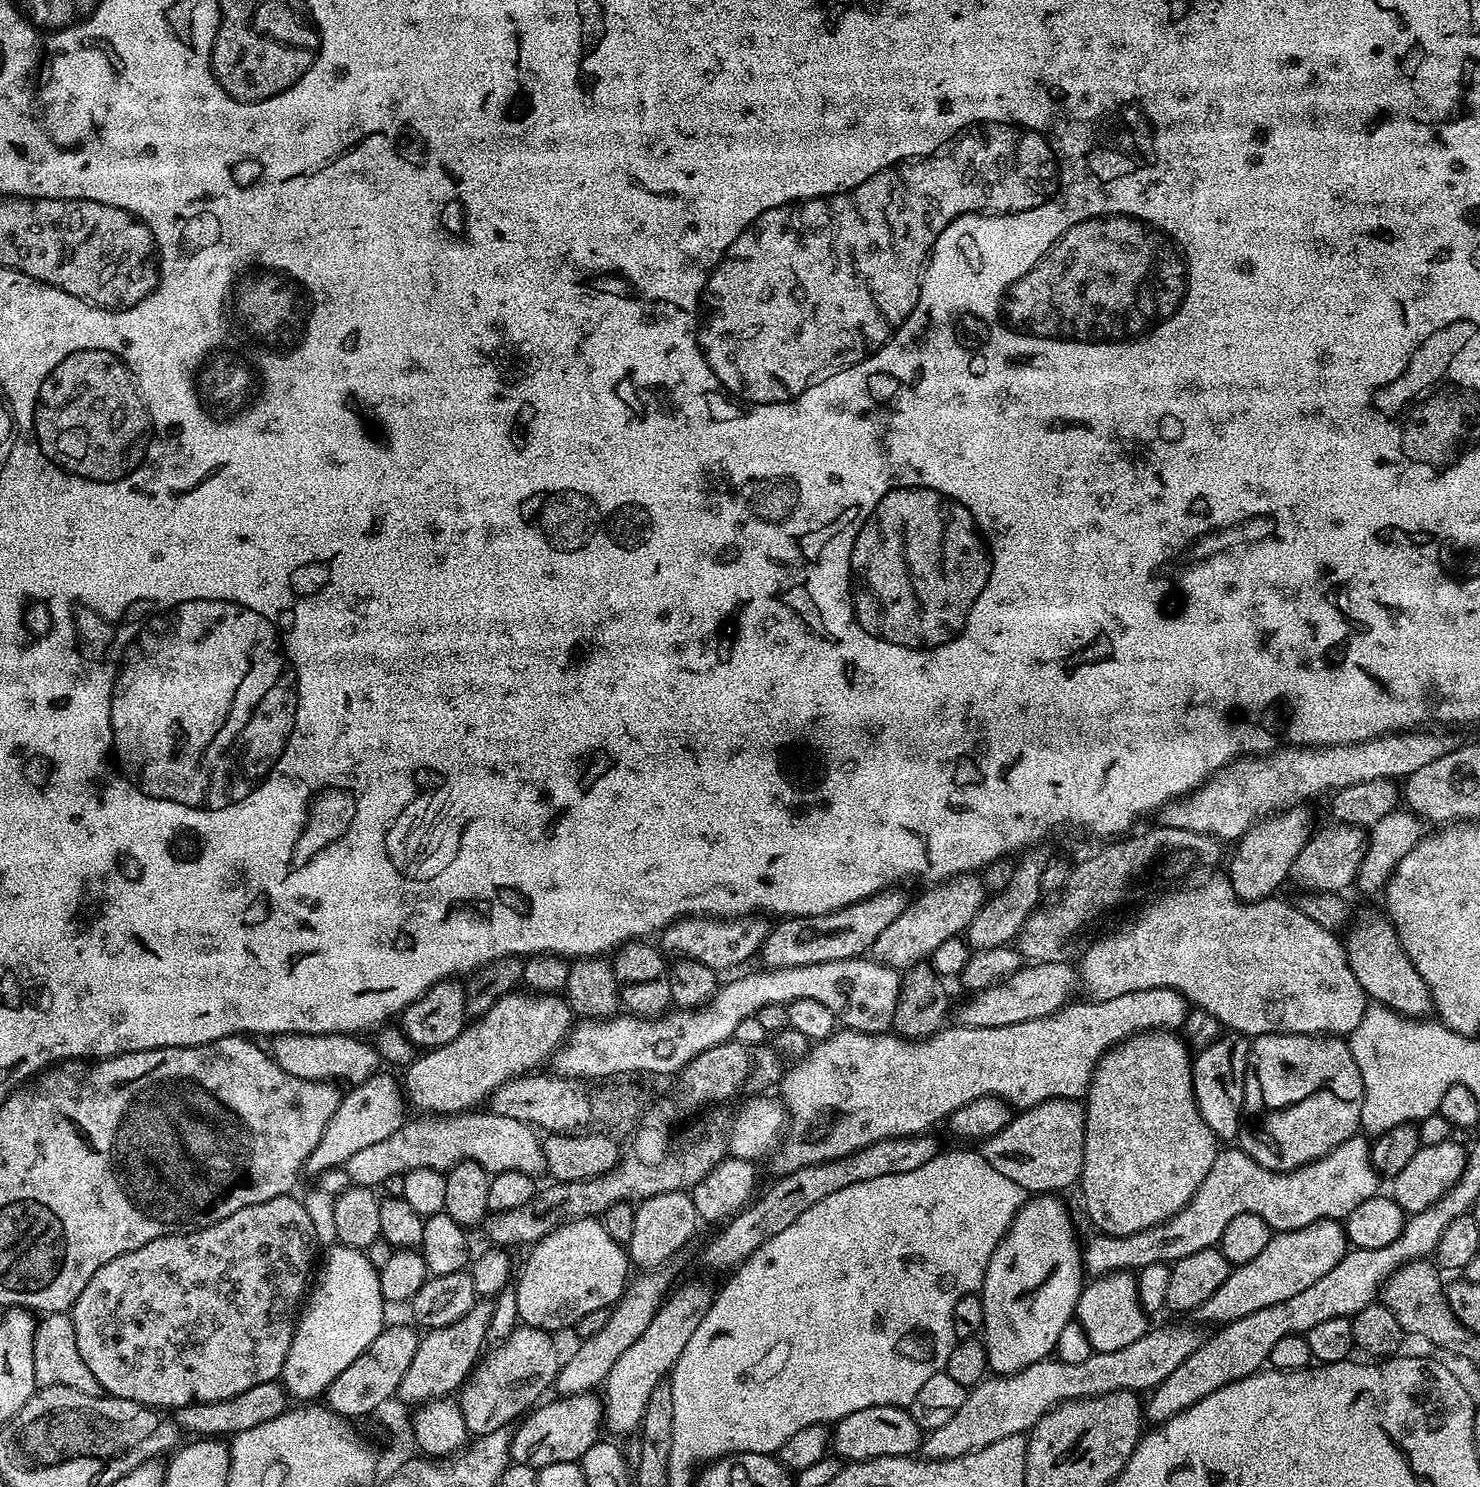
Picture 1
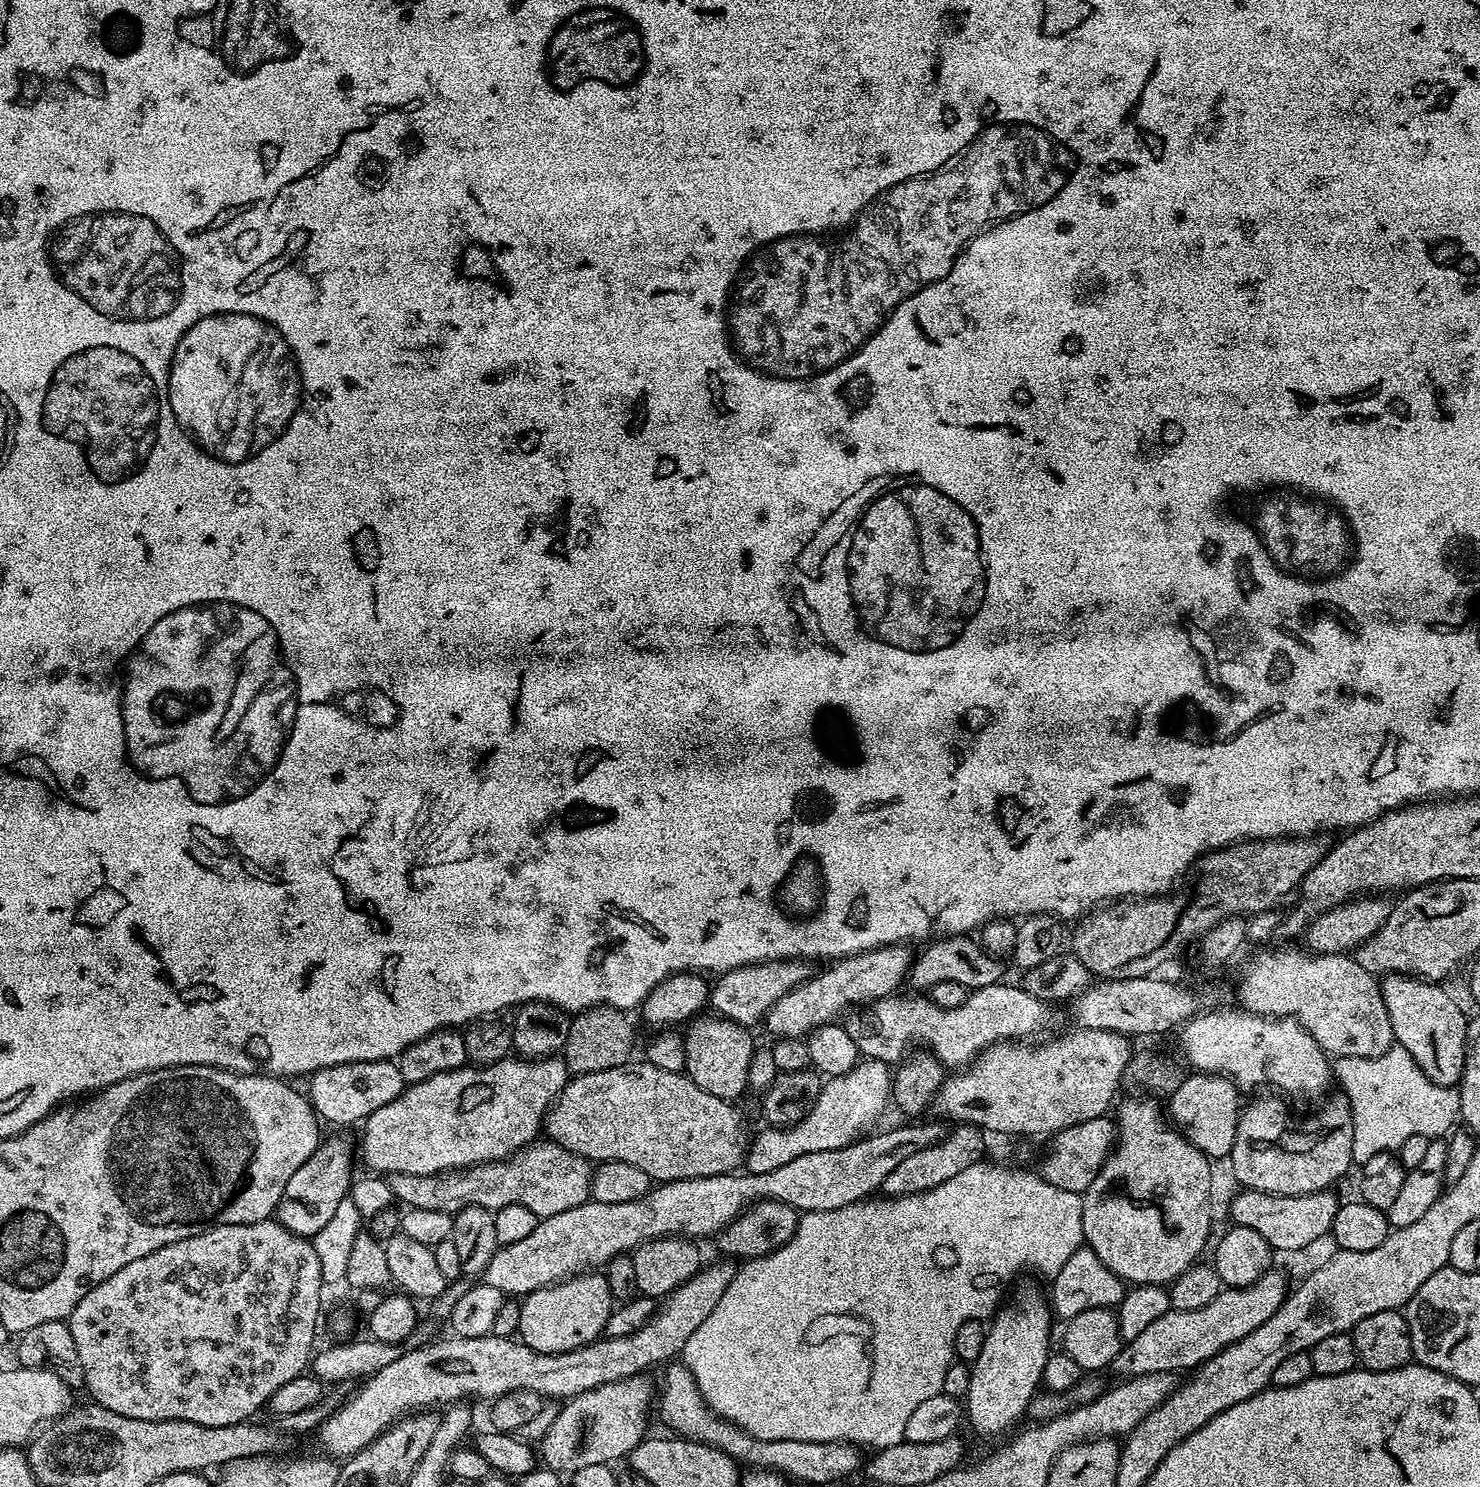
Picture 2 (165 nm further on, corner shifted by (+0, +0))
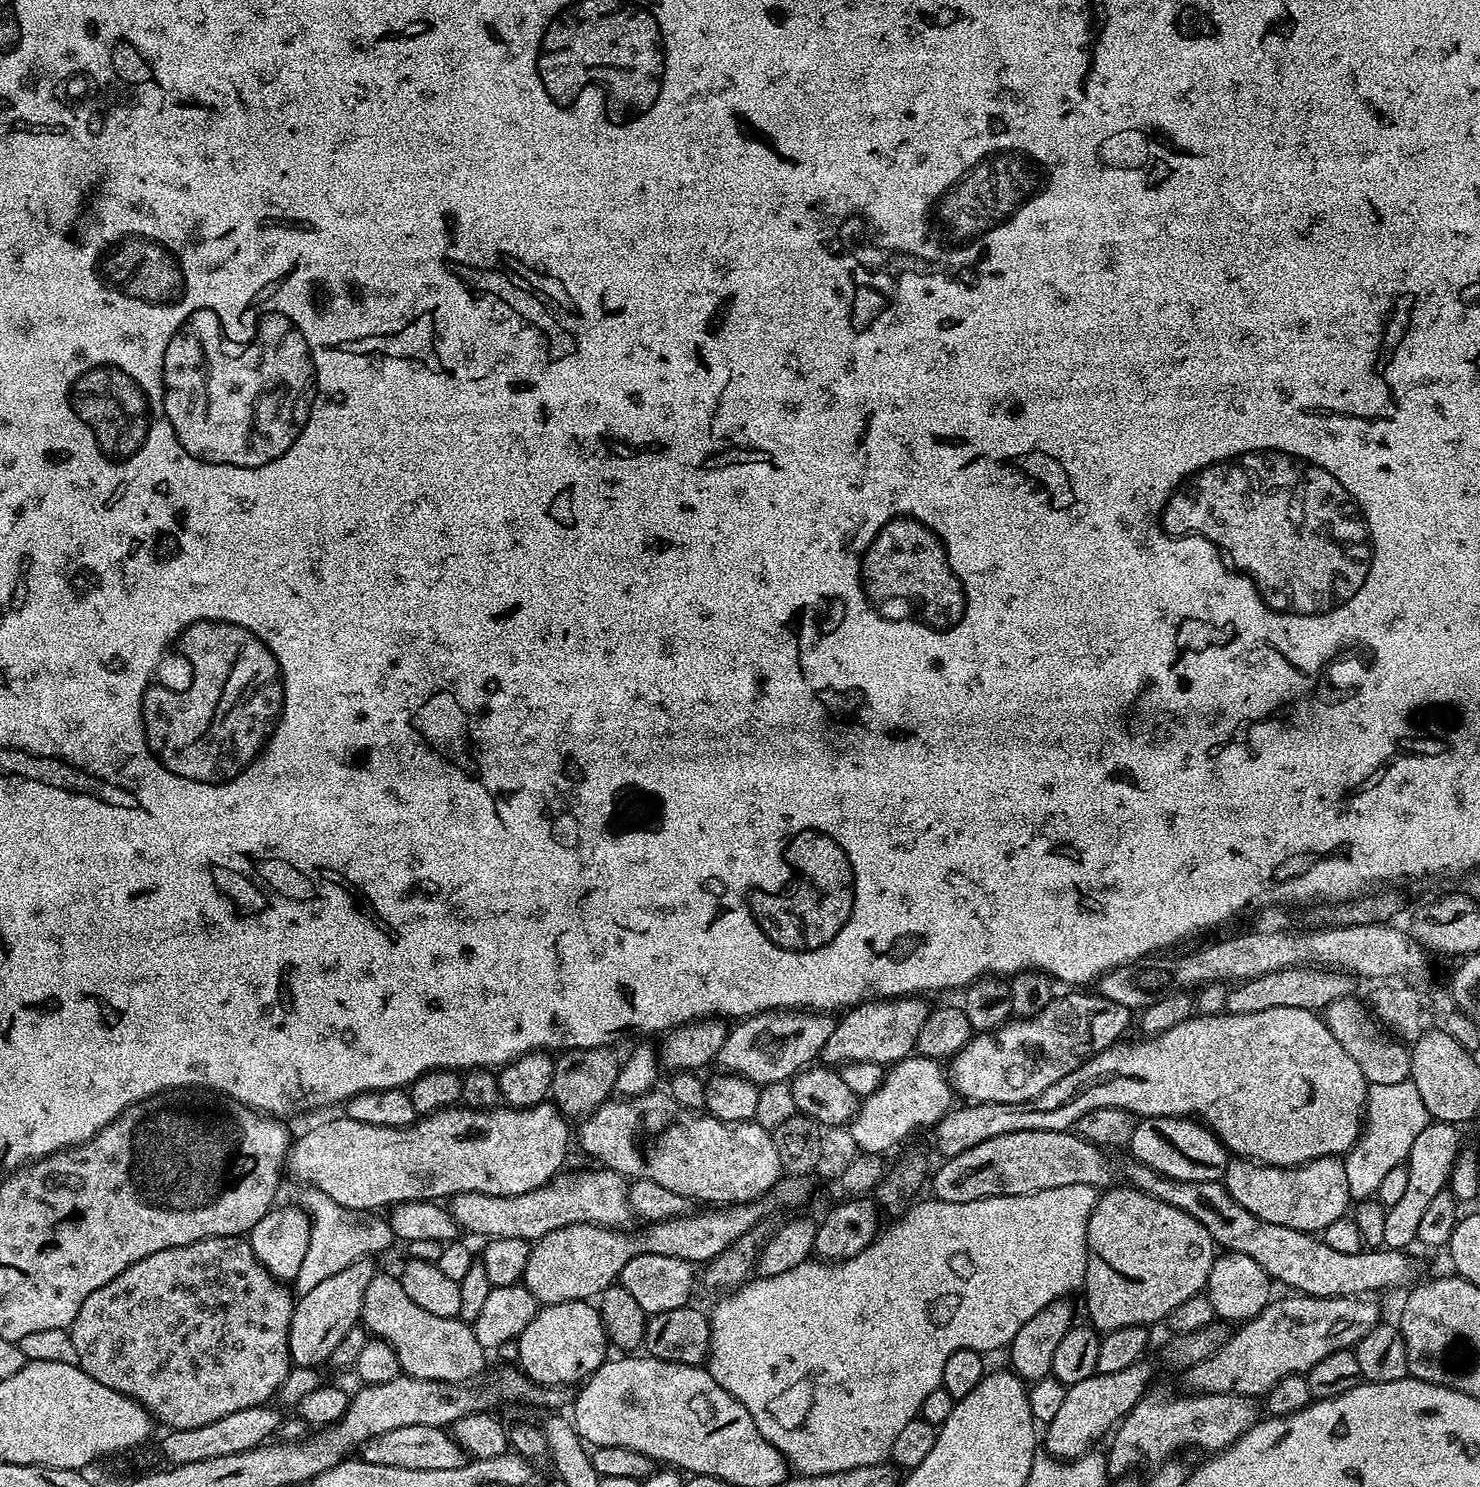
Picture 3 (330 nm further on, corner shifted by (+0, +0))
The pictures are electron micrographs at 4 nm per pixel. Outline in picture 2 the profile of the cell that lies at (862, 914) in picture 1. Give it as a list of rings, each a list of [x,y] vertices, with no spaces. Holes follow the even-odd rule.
[[[762,960],[758,964],[747,964],[723,973],[717,984],[710,988],[710,1008],[715,1015],[723,1016],[736,1024],[753,1026],[760,1024],[786,993],[794,990],[813,975],[811,963],[799,960]]]

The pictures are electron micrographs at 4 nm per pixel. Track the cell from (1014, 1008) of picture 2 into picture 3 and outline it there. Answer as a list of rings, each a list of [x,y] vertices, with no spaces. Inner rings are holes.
[[[1072,990],[1069,996],[1057,995],[1050,1002],[1050,1006],[1046,1006],[1046,1010],[1042,1010],[1042,1014],[1037,1016],[1029,1016],[1027,1018],[1013,1018],[1008,1021],[1007,1024],[1003,1024],[1001,1028],[996,1029],[994,1032],[981,1032],[973,1035],[972,1041],[966,1045],[965,1048],[958,1053],[957,1056],[951,1057],[950,1065],[952,1064],[952,1070],[950,1068],[950,1081],[953,1089],[959,1095],[966,1096],[966,1100],[970,1102],[979,1102],[982,1104],[1015,1104],[1017,1106],[1035,1101],[1039,1098],[1045,1090],[1050,1086],[1054,1086],[1060,1080],[1066,1078],[1066,1074],[1070,1074],[1074,1070],[1078,1070],[1078,1066],[1082,1066],[1092,1056],[1097,1056],[1102,1050],[1106,1050],[1111,1044],[1117,1043],[1121,1039],[1120,1036],[1128,1028],[1128,1023],[1133,1023],[1134,1012],[1133,1009],[1126,1006],[1120,1006],[1117,1002],[1112,1002],[1108,998],[1104,998],[1099,994],[1092,994],[1087,996],[1087,991],[1084,990]]]

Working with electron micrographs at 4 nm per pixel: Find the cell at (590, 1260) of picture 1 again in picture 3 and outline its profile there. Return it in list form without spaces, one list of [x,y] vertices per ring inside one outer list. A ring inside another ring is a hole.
[[[586,1300],[543,1305],[530,1326],[522,1330],[517,1344],[519,1371],[549,1388],[579,1385],[604,1365],[610,1352],[599,1307]]]

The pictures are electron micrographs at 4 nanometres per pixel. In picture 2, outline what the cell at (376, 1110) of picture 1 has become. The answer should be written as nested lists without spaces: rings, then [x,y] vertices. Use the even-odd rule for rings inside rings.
[[[325,1139],[317,1148],[316,1153],[298,1170],[294,1170],[290,1182],[286,1182],[286,1190],[282,1190],[282,1198],[278,1202],[274,1218],[286,1230],[299,1236],[315,1238],[318,1230],[330,1222],[338,1202],[342,1202],[349,1195],[354,1173],[352,1173],[352,1156],[354,1160],[354,1144],[348,1140]]]

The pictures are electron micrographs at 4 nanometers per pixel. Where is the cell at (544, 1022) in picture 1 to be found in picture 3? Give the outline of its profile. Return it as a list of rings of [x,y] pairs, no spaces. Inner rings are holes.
[[[551,1102],[535,1104],[532,1108],[443,1108],[441,1112],[432,1112],[417,1119],[411,1128],[366,1126],[366,1122],[339,1119],[328,1120],[301,1136],[297,1135],[288,1149],[286,1172],[304,1184],[313,1184],[311,1187],[315,1191],[326,1194],[349,1210],[387,1209],[411,1200],[440,1202],[445,1198],[471,1192],[491,1196],[526,1194],[555,1180],[568,1156],[570,1124]]]

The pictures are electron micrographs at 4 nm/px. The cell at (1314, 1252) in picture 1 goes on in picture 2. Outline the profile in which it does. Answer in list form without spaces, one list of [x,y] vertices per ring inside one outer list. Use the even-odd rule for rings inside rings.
[[[1270,1270],[1266,1274],[1262,1274],[1262,1278],[1258,1278],[1258,1282],[1245,1288],[1225,1287],[1218,1294],[1218,1298],[1214,1298],[1214,1302],[1202,1306],[1202,1310],[1182,1310],[1181,1312],[1173,1310],[1162,1318],[1156,1319],[1147,1330],[1142,1330],[1142,1334],[1138,1334],[1138,1338],[1127,1341],[1121,1347],[1119,1354],[1112,1359],[1111,1371],[1116,1371],[1120,1378],[1131,1378],[1146,1374],[1158,1374],[1159,1372],[1179,1373],[1180,1368],[1188,1368],[1187,1370],[1199,1368],[1205,1360],[1214,1358],[1219,1352],[1226,1350],[1226,1346],[1238,1342],[1238,1338],[1246,1338],[1246,1334],[1250,1334],[1250,1330],[1258,1330],[1258,1326],[1262,1326],[1262,1322],[1266,1322],[1266,1318],[1272,1317],[1283,1306],[1284,1299],[1290,1294],[1290,1284],[1288,1288],[1287,1278],[1276,1271]]]

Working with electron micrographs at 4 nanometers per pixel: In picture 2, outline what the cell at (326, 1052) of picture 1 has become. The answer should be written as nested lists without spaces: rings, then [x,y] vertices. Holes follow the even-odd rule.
[[[392,1060],[326,1066],[311,1073],[306,1083],[306,1095],[321,1121],[356,1125],[367,1120],[374,1110],[386,1106],[386,1102],[394,1102],[394,1098],[398,1098],[398,1094],[402,1094],[406,1087],[399,1063]]]

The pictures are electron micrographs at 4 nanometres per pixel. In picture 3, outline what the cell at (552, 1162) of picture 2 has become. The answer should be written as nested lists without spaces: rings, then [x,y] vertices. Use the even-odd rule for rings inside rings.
[[[603,1166],[571,1180],[565,1174],[557,1175],[549,1184],[517,1196],[490,1194],[458,1194],[447,1201],[446,1207],[463,1233],[473,1232],[483,1238],[522,1238],[529,1242],[541,1240],[546,1234],[575,1224],[600,1224],[603,1228],[624,1230],[634,1220],[628,1201],[629,1181],[614,1170]]]

